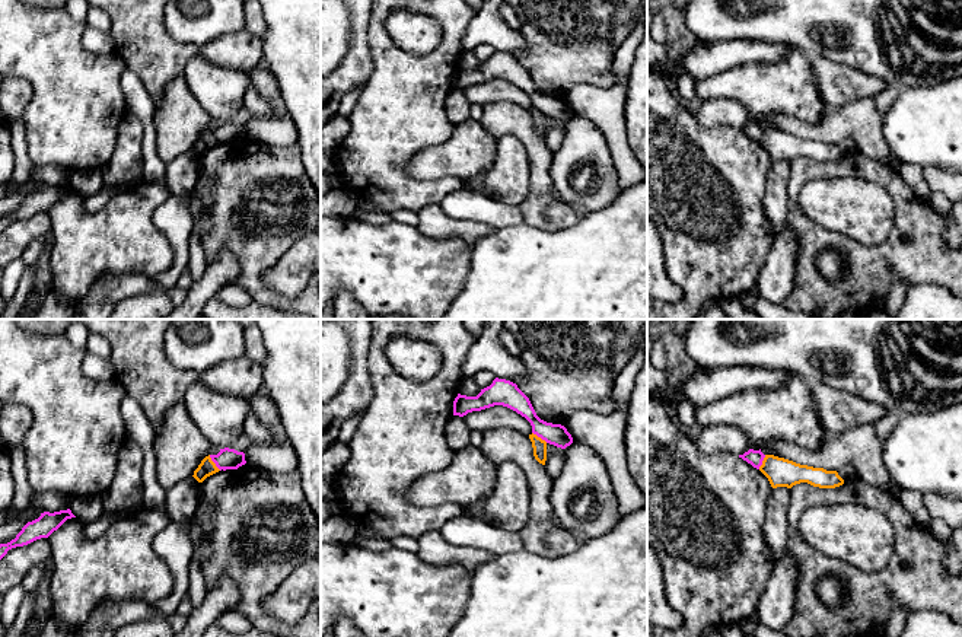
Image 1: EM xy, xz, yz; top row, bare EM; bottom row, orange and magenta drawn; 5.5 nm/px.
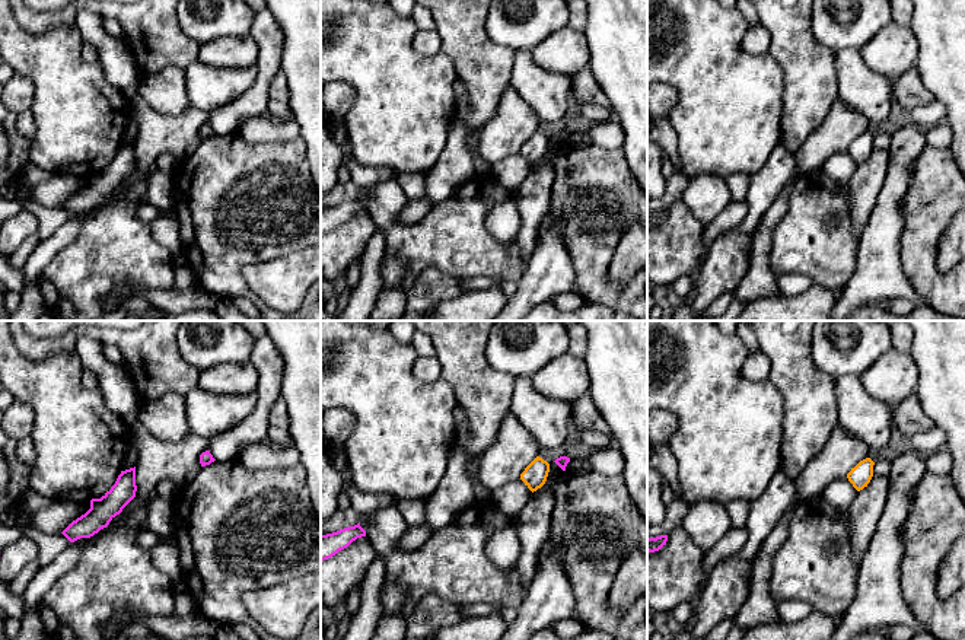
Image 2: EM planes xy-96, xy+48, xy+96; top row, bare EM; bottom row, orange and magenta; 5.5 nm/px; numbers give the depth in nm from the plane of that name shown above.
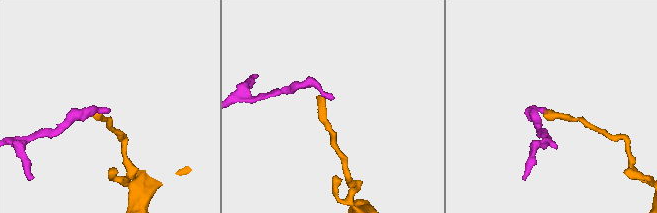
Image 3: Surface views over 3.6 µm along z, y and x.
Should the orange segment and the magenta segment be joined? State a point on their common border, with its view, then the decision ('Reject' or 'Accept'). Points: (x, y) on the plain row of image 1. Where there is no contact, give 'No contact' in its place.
Touches orange at xy (213, 136). Reject

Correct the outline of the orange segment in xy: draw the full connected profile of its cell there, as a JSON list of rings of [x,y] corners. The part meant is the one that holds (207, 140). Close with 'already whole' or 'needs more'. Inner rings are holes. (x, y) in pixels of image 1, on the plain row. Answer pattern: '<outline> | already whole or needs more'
[[[210,128],[206,130],[201,137],[198,138],[198,141],[194,144],[194,152],[198,156],[203,156],[207,150],[219,146],[220,143],[216,140],[216,137],[211,134]]] | already whole

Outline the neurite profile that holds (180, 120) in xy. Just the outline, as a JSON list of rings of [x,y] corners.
[[[184,76],[166,86],[153,120],[156,152],[166,165],[191,152],[211,122],[211,117],[191,95]]]

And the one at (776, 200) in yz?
[[[777,160],[771,163],[767,173],[765,210],[773,226],[773,235],[786,224],[789,213],[789,176],[790,162]]]

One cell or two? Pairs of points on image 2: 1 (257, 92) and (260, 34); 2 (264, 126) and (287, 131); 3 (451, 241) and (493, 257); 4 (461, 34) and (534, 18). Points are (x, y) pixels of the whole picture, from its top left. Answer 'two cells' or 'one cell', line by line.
1: one cell
2: one cell
3: one cell
4: two cells

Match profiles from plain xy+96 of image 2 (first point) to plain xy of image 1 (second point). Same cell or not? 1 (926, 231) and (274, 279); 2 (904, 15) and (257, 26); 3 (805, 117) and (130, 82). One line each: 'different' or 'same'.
1: different
2: same
3: different

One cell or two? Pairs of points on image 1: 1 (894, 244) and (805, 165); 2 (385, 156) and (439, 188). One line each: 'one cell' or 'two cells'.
1: one cell
2: one cell

